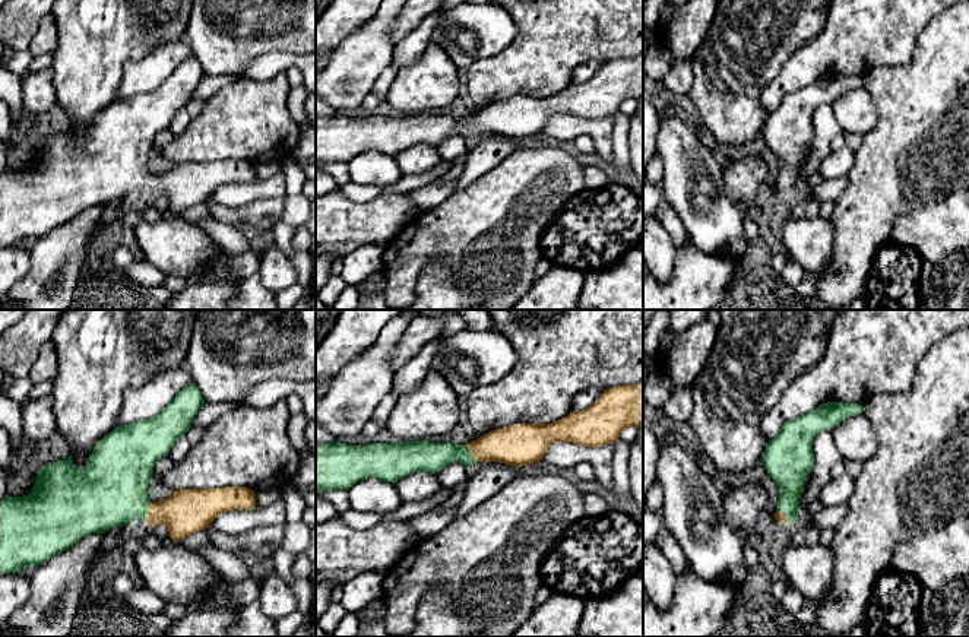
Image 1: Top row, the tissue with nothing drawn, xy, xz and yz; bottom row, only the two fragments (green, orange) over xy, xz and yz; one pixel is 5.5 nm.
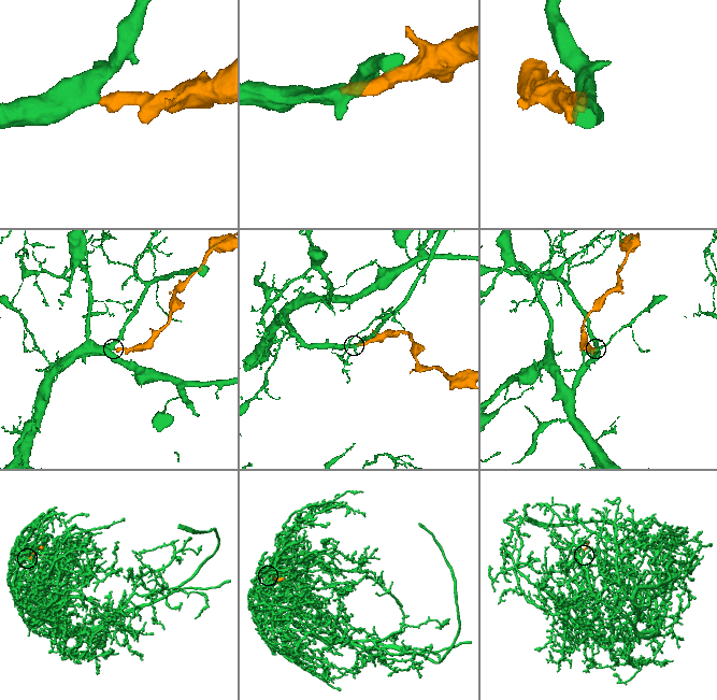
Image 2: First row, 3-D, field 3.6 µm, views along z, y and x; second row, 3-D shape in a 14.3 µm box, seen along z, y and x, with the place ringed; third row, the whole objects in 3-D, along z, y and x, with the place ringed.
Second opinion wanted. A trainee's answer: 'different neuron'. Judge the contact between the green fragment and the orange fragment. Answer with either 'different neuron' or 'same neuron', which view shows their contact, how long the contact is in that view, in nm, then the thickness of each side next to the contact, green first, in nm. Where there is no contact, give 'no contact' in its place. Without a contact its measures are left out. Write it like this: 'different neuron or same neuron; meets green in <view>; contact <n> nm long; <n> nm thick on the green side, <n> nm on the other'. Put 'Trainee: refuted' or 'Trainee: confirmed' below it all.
same neuron; meets green in xy; contact 120 nm long; 380 nm thick on the green side, 240 nm on the other
Trainee: refuted

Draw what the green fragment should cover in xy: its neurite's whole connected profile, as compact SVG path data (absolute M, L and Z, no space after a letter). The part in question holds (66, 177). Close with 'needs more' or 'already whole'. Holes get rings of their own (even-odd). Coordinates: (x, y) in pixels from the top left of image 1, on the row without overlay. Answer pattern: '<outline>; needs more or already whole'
M194 56L181 61L153 91L118 98L92 121L86 139L79 143L72 133L57 133L42 139L32 164L23 169L6 168L0 174L0 247L18 245L29 238L41 238L72 221L91 206L105 206L132 193L149 199L165 197L168 209L180 215L205 203L219 187L231 183L254 183L254 164L244 159L180 162L161 175L152 175L148 159L159 131L168 129L175 114L184 108L205 76Z; needs more

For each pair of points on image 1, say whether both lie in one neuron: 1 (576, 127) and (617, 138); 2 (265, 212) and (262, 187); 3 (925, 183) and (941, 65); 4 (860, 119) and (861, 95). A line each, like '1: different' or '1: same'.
1: different
2: different
3: same
4: same

